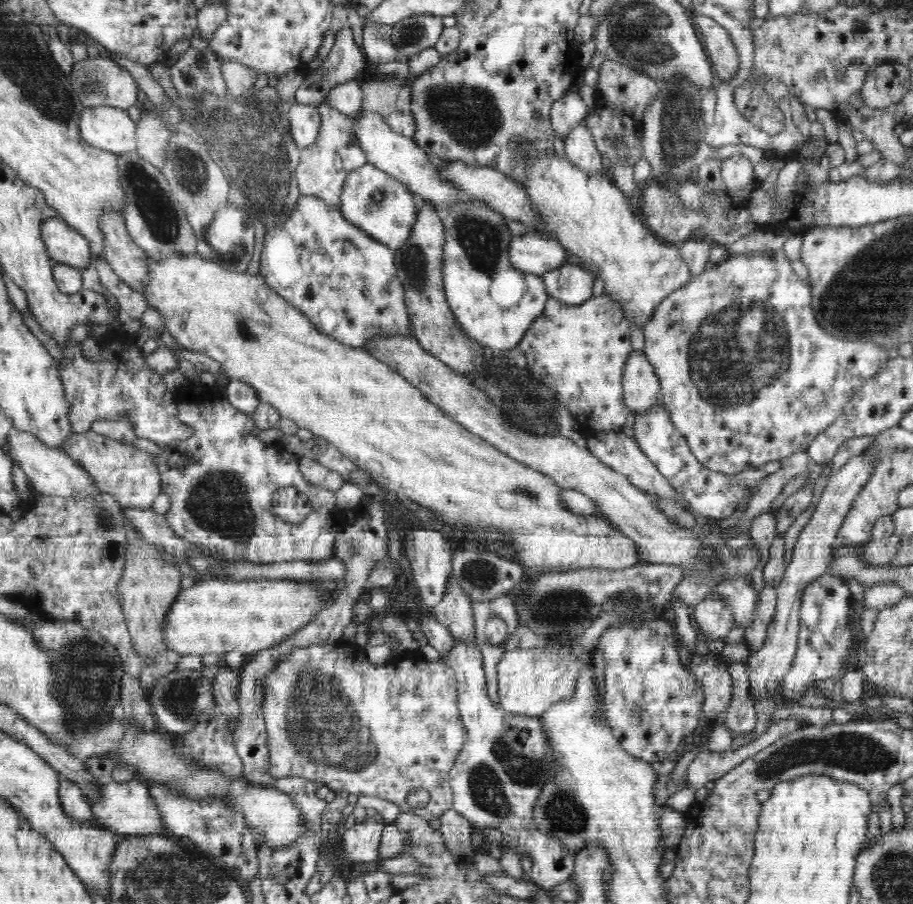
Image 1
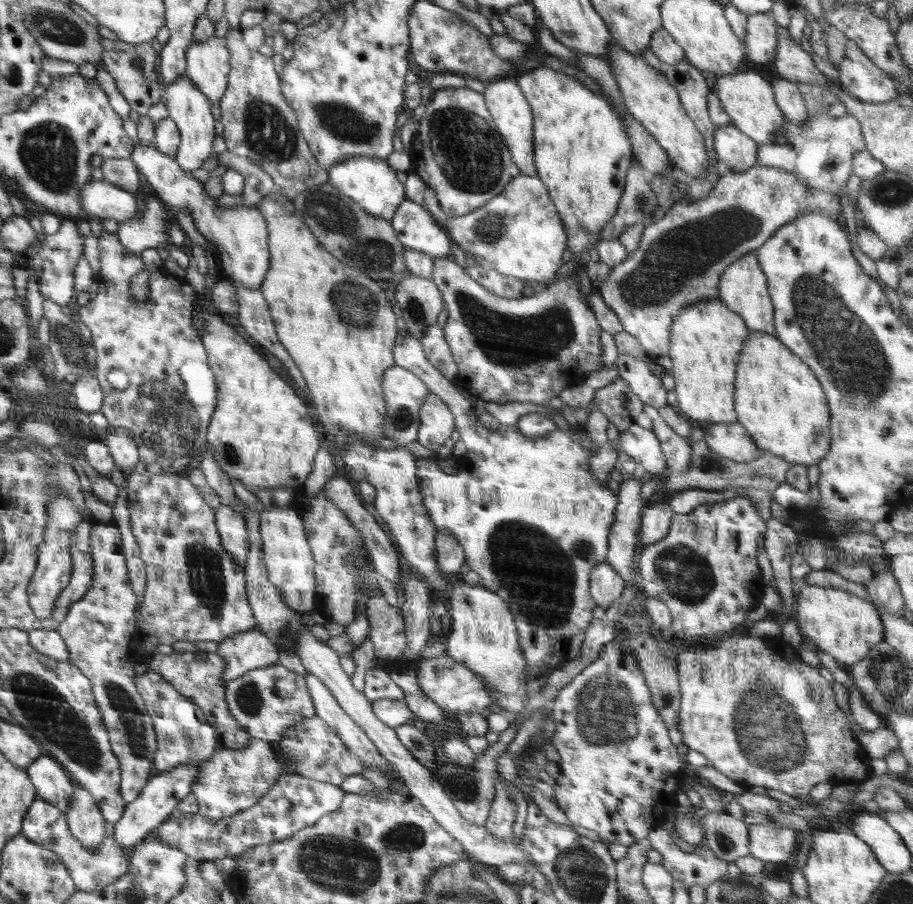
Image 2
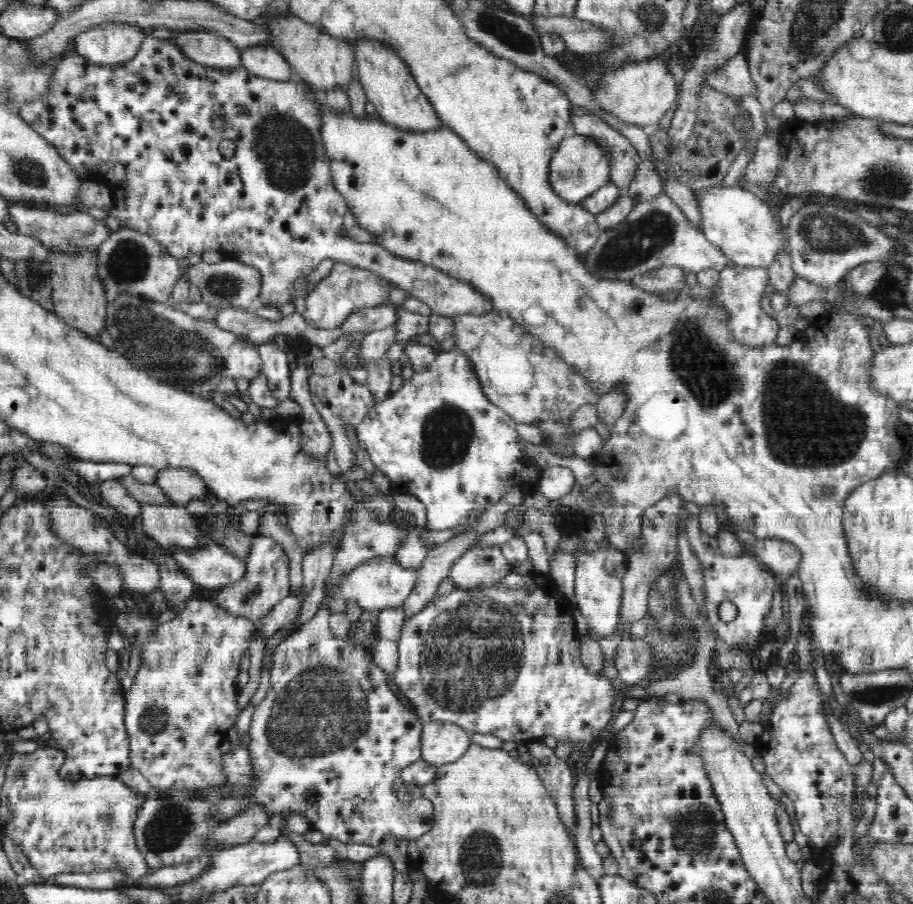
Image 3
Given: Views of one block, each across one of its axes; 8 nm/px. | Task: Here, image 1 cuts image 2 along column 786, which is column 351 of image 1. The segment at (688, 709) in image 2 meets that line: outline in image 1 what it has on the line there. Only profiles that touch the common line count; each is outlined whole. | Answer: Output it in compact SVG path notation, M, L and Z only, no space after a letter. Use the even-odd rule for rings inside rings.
M341 640L332 644L312 644L308 648L294 648L284 662L278 662L276 670L264 676L264 701L262 713L264 713L265 727L268 737L270 755L270 775L274 778L302 777L309 781L325 783L332 791L343 791L354 796L377 796L384 800L394 802L401 812L410 812L427 821L436 824L444 810L453 808L453 792L449 781L450 769L454 766L462 746L467 740L466 727L458 706L458 687L455 679L455 670L452 670L443 661L430 662L416 652L403 652L398 659L391 662L376 665L368 662L365 648L360 648L355 643L344 644ZM424 788L430 794L430 800L423 808L411 808L406 803L406 798L412 790Z

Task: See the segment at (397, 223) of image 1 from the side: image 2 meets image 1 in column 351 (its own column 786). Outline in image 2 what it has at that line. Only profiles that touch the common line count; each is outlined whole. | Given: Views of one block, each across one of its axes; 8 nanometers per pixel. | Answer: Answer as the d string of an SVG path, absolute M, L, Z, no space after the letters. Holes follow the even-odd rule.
M756 164L744 172L725 171L712 192L701 201L688 205L674 204L660 220L646 226L636 250L620 264L611 267L609 276L596 291L602 296L604 304L620 318L624 331L634 335L640 346L645 348L646 356L671 373L669 344L672 319L692 303L718 297L720 279L726 267L762 246L778 228L810 209L828 211L832 219L837 219L841 210L839 196L824 190L808 192L790 172L780 168Z

